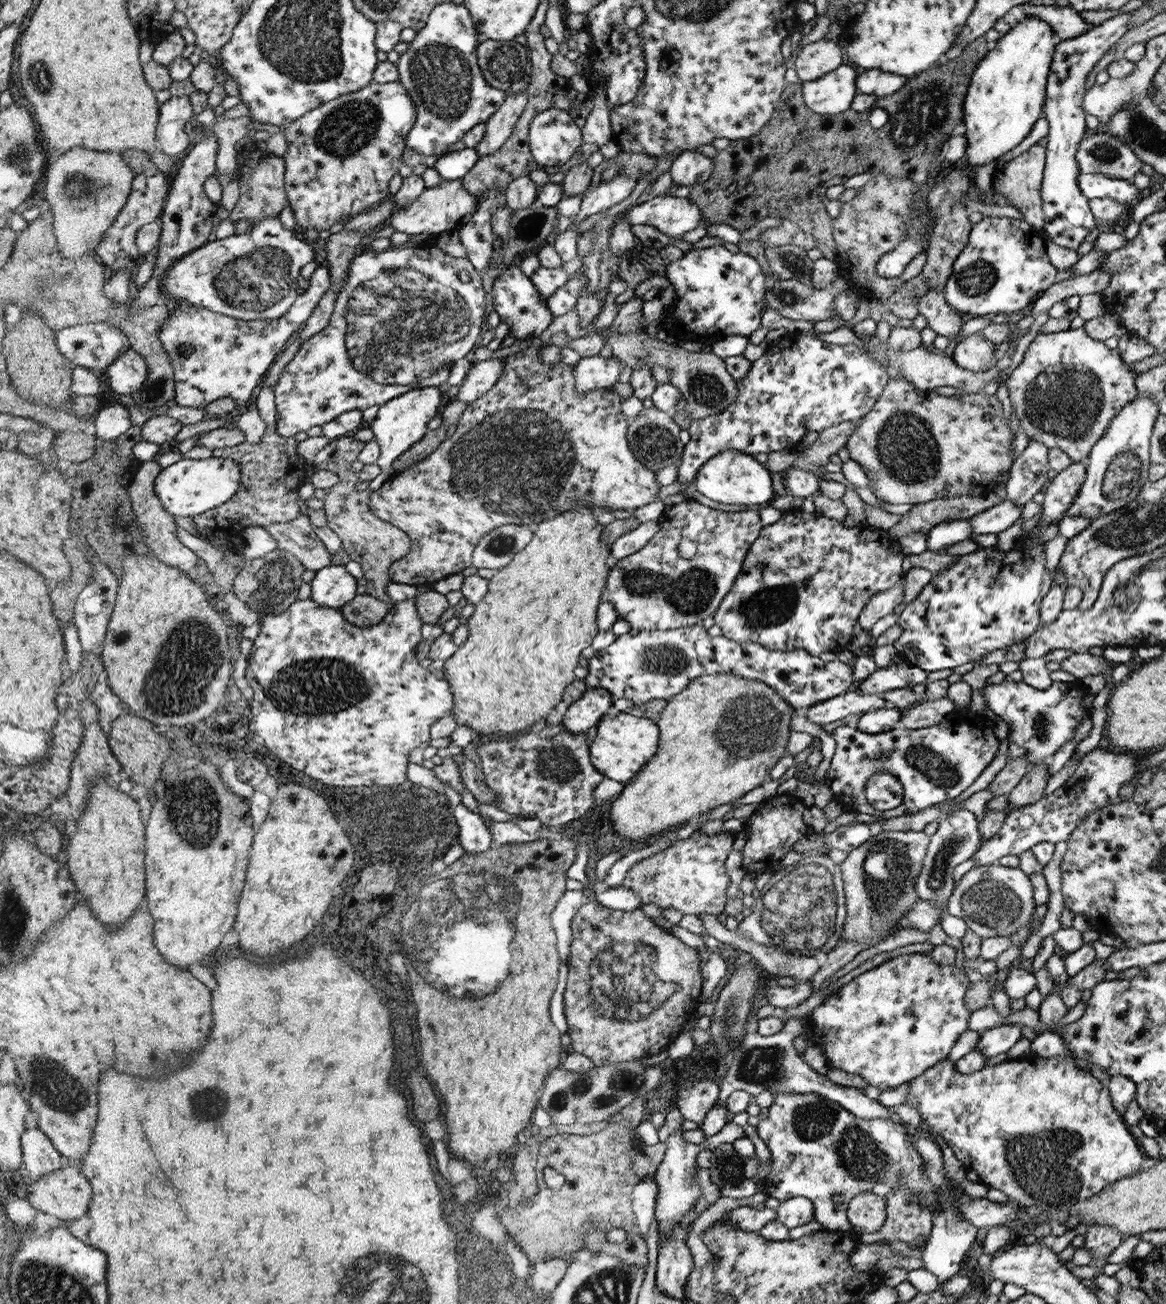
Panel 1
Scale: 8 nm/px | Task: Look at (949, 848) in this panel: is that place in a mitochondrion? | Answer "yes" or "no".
yes

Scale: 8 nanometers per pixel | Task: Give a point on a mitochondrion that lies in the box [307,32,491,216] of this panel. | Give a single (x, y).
(439, 73)

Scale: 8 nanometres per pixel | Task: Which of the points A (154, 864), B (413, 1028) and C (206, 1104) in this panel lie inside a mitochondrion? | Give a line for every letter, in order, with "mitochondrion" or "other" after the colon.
A: other
B: other
C: mitochondrion

